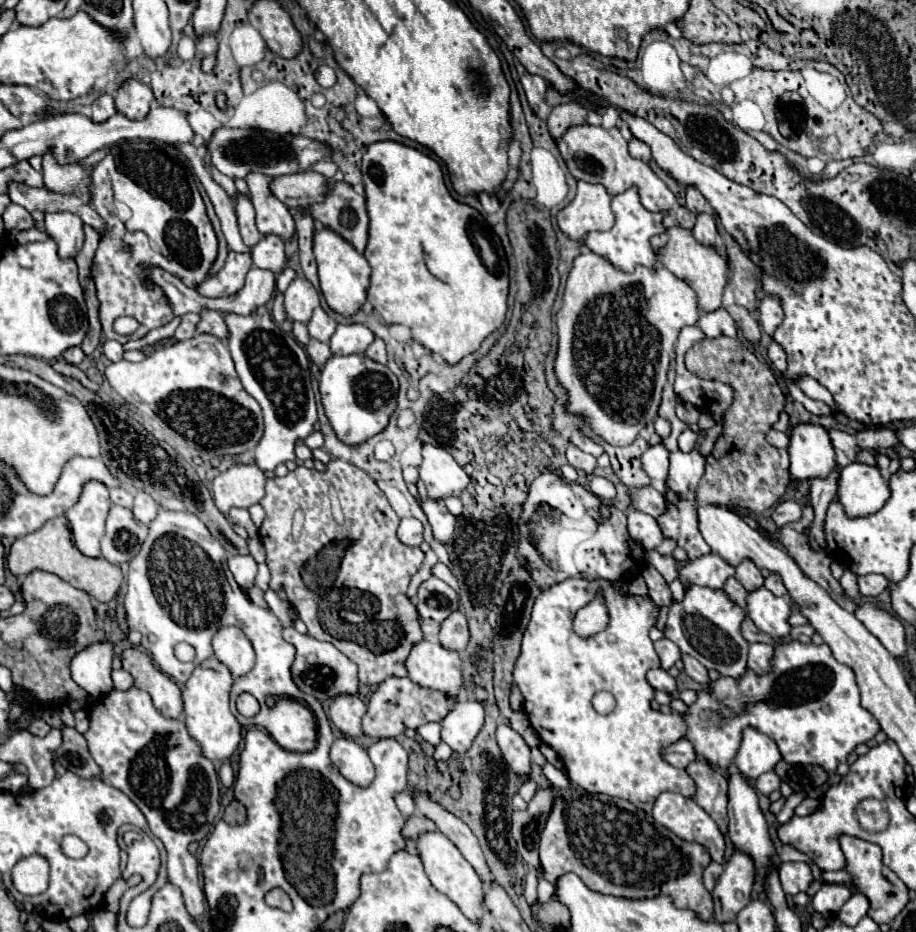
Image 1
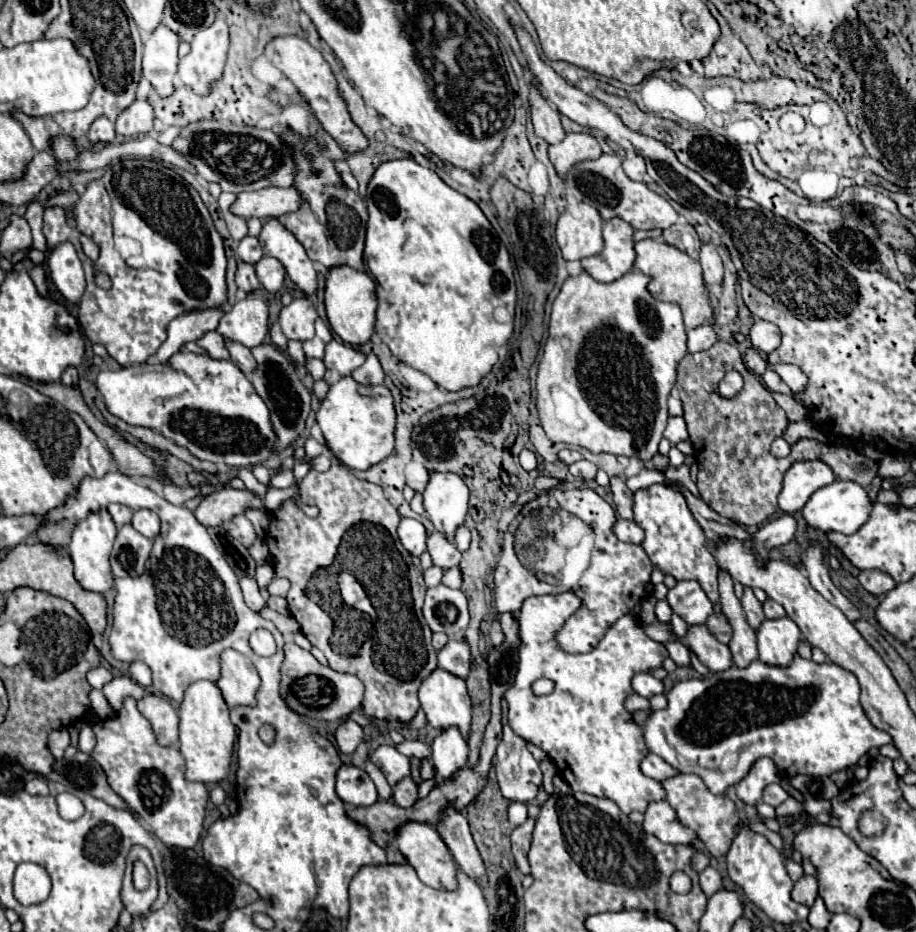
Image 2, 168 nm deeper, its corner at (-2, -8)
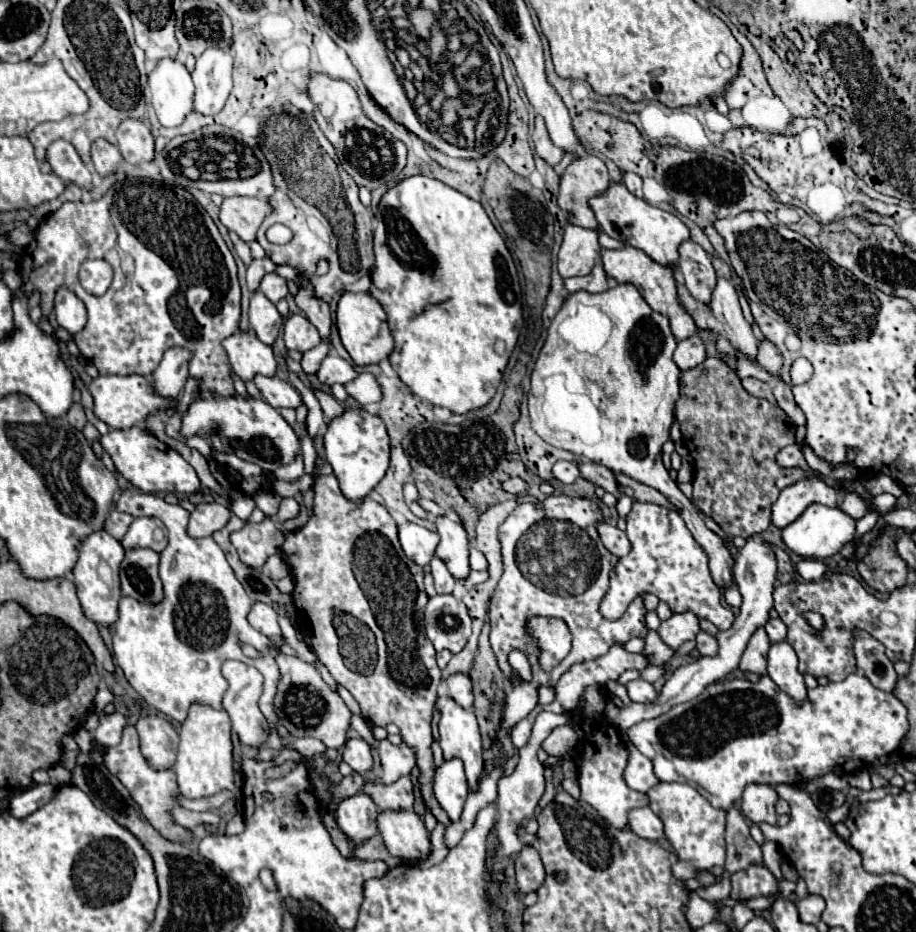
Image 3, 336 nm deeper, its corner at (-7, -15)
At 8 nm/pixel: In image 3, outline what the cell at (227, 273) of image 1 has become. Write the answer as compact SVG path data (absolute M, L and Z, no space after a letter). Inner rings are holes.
M172 347L164 353L162 363L152 373L156 395L160 395L164 399L174 399L182 391L182 387L188 379L190 357L192 355L180 347Z

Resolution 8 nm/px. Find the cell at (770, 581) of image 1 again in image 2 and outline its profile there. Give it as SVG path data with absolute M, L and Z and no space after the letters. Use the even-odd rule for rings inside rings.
M767 598L767 600L765 600L763 608L765 608L765 616L767 616L767 618L785 616L785 610L783 610L783 606L781 606L781 604L777 604L777 602L775 602L775 600L771 600L771 598Z

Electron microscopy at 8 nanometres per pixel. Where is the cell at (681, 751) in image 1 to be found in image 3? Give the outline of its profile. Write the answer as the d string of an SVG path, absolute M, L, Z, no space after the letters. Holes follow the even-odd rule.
M628 743L626 749L628 749L628 765L624 769L626 785L634 791L646 793L650 787L654 787L658 783L658 779L652 771L652 763L634 745Z

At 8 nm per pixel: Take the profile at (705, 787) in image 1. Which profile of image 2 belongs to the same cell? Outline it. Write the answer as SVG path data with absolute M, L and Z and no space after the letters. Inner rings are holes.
M677 774L671 780L663 780L663 786L667 788L667 802L675 808L679 822L695 828L699 840L713 856L727 854L735 836L733 830L739 824L739 812L735 808L735 802L725 794L713 794L697 774Z

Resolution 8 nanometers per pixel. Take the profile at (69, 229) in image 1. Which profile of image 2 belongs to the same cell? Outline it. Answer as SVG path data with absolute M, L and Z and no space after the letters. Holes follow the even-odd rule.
M61 242L47 252L47 264L53 284L63 300L73 306L85 290L85 274L77 250L71 242Z

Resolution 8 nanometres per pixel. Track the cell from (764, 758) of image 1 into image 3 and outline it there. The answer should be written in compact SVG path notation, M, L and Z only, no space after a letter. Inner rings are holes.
M754 783L744 789L742 795L742 815L748 817L752 823L770 823L776 825L776 811L774 805L778 801L778 795L772 785Z

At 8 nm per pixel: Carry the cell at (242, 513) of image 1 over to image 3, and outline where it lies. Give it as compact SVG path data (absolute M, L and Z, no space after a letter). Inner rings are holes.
M264 519L262 523L246 523L240 531L230 535L230 541L246 567L260 569L270 555L280 553L286 535L286 525L276 519Z

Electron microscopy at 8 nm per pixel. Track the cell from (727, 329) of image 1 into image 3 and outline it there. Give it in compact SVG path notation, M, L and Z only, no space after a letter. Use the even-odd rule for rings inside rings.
M698 335L688 337L684 341L678 341L678 347L674 351L674 363L678 365L680 371L694 369L704 359L706 359L706 353L704 353L704 345L702 345Z

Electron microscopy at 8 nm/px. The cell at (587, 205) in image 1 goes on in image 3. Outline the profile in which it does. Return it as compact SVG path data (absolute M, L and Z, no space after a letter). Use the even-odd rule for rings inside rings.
M568 225L558 253L558 273L562 279L588 275L600 257L598 231Z

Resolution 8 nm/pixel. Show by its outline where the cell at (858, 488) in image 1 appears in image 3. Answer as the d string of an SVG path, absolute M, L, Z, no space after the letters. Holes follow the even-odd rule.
M814 503L794 523L782 529L782 543L786 545L786 549L790 549L792 553L804 559L824 559L838 553L840 547L854 537L854 527L856 527L856 521L846 513L842 513L838 507L830 509Z

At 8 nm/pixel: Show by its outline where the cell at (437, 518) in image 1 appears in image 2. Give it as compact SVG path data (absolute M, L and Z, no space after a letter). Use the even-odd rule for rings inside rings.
M433 532L429 538L427 538L427 550L433 558L433 564L435 566L441 566L441 568L455 568L459 566L461 562L461 552L457 550L455 542L449 540L443 532Z

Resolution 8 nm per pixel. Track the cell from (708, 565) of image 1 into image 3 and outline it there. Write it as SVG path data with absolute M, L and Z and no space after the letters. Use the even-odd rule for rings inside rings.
M684 613L684 615L672 615L668 621L662 621L658 635L668 647L676 649L686 641L692 641L698 631L700 629L698 629L696 615Z

